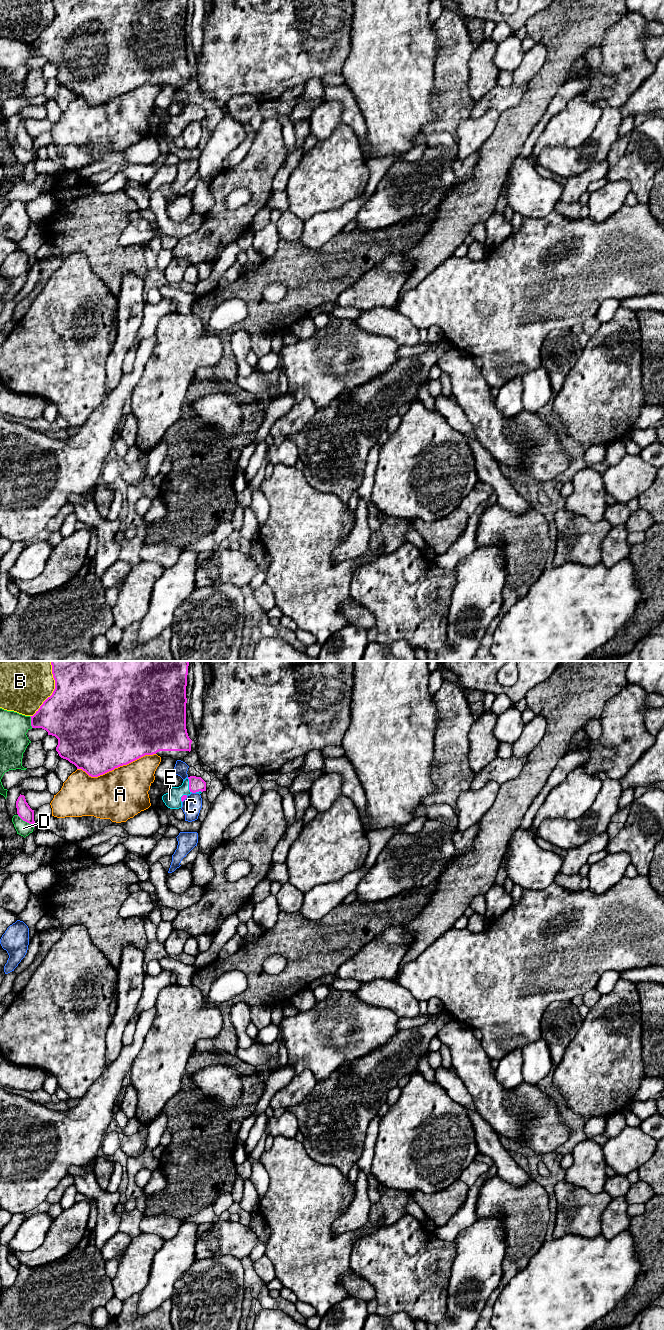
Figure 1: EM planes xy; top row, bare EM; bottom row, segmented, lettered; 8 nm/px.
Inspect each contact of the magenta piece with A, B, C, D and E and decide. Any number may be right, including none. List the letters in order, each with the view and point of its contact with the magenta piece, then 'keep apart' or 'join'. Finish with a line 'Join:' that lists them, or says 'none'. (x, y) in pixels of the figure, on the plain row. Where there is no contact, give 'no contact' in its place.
A: meets magenta in xy at (116, 95); keep apart
B: meets magenta in xy at (51, 23); keep apart
C: meets magenta in xy at (194, 120); keep apart
D: meets magenta in xy at (26, 149); keep apart
E: meets magenta in xy at (189, 113); join
Join: E

